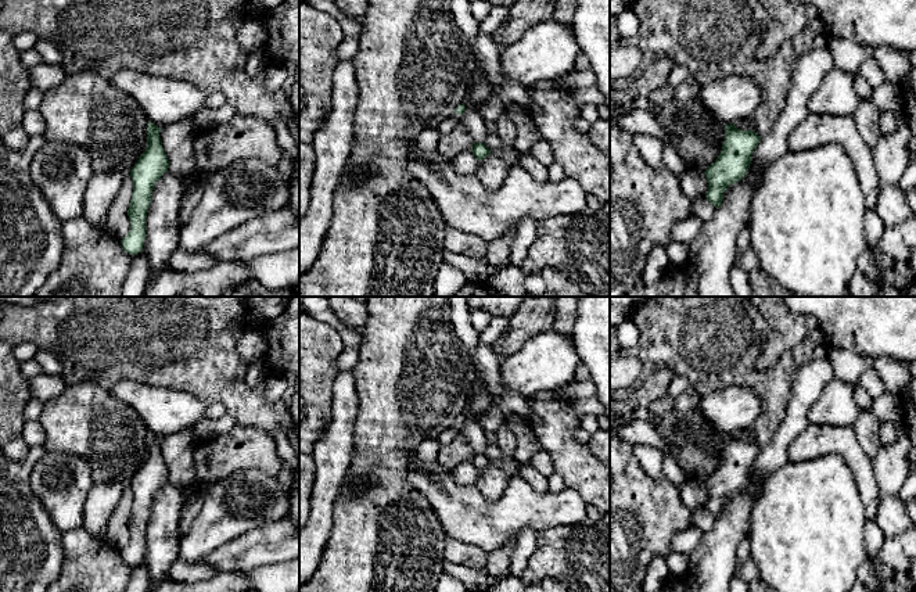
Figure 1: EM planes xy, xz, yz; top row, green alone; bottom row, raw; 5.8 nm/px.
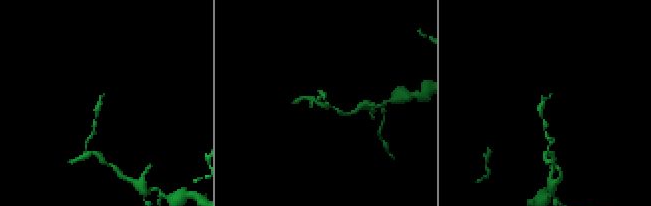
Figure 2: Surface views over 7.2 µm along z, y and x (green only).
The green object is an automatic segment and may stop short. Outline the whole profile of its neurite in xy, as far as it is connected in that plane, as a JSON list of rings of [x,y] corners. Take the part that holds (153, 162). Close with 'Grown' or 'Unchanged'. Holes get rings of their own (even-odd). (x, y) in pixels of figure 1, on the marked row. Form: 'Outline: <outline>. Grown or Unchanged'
Outline: [[[148,121],[147,125],[147,148],[139,157],[130,171],[133,182],[133,193],[127,216],[130,219],[130,230],[121,240],[122,248],[130,255],[141,252],[146,238],[146,218],[151,204],[151,195],[155,183],[168,172],[169,161],[162,148],[161,128]]]. Unchanged

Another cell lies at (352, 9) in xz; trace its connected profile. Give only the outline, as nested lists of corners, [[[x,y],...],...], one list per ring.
[[[333,0],[341,14],[360,21],[367,10],[367,0]]]

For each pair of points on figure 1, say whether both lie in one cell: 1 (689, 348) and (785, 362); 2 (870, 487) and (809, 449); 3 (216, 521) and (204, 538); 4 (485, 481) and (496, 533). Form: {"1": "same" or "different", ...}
{"1": "same", "2": "same", "3": "same", "4": "different"}

